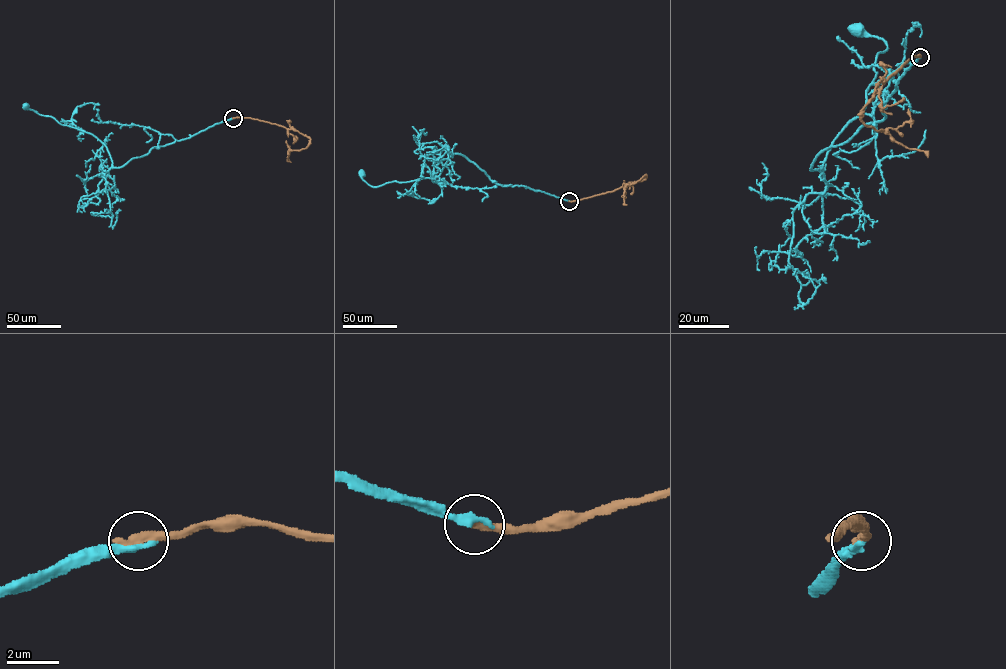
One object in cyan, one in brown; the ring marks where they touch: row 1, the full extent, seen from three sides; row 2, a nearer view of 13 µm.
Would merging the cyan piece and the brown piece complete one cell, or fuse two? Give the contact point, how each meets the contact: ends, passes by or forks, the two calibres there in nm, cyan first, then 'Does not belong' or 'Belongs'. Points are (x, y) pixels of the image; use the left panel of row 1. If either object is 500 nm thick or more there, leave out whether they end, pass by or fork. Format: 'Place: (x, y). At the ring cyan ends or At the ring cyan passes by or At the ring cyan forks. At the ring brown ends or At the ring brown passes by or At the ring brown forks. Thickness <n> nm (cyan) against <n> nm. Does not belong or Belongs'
Place: (233, 118). At the ring cyan ends. At the ring brown ends. Thickness 360 nm (cyan) against 380 nm. Does not belong

